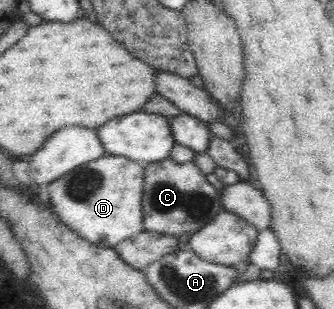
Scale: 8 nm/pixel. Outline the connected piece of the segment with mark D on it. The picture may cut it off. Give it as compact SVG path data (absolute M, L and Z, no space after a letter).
M104 155L87 162L48 184L48 204L57 218L77 236L112 248L143 232L143 170L145 164L126 157Z

